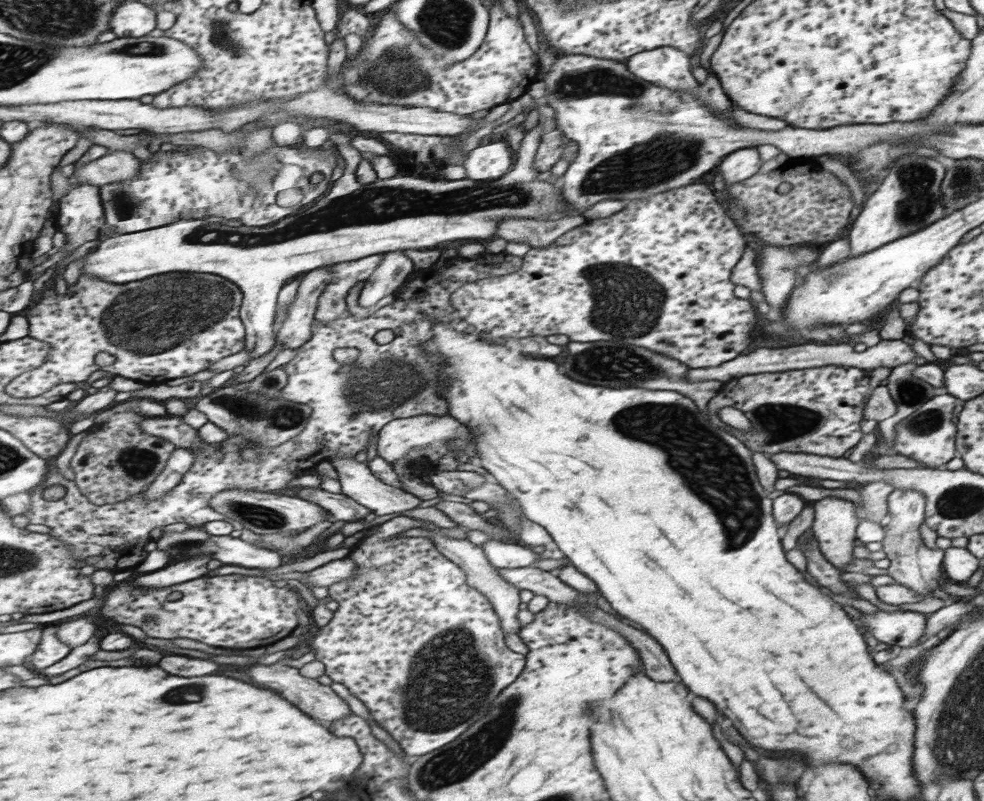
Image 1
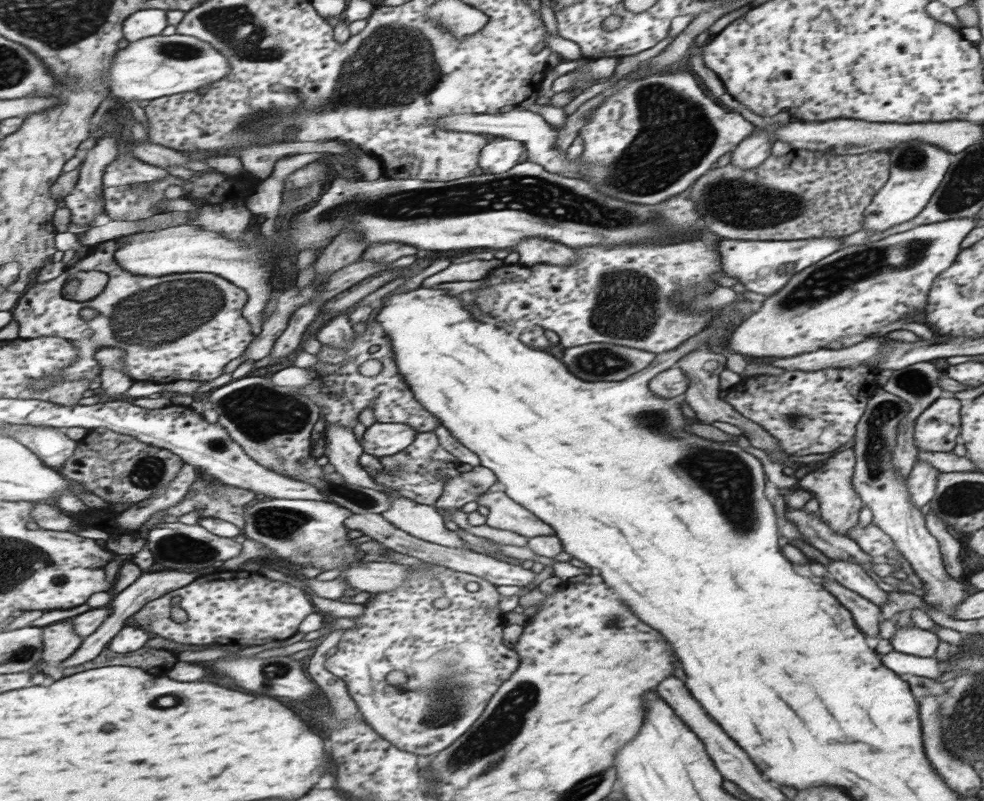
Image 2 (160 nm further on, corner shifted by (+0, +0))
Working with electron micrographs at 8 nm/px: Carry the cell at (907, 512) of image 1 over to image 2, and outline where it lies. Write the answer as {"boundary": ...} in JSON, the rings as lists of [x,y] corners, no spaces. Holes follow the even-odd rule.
{"boundary":[[[917,461],[912,464],[909,474],[905,477],[905,484],[910,494],[910,500],[917,508],[932,499],[938,474],[940,472],[926,462]]]}

